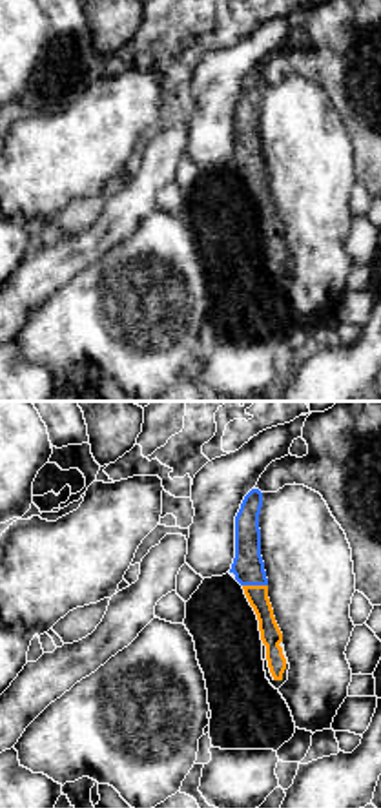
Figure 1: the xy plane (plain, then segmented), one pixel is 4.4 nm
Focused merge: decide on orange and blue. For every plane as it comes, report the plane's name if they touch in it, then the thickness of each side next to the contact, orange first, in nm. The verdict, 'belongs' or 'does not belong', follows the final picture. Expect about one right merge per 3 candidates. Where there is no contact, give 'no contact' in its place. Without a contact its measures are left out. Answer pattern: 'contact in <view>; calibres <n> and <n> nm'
contact in xy; calibres 100 and 140 nm

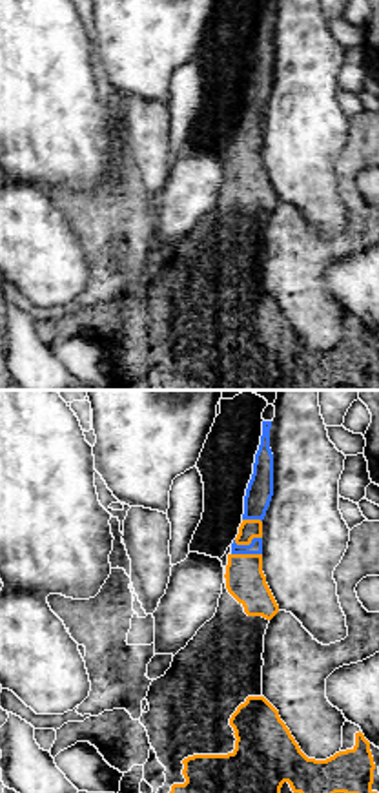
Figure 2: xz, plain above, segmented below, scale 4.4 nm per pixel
contact in xz; calibres 90 and 60 nm

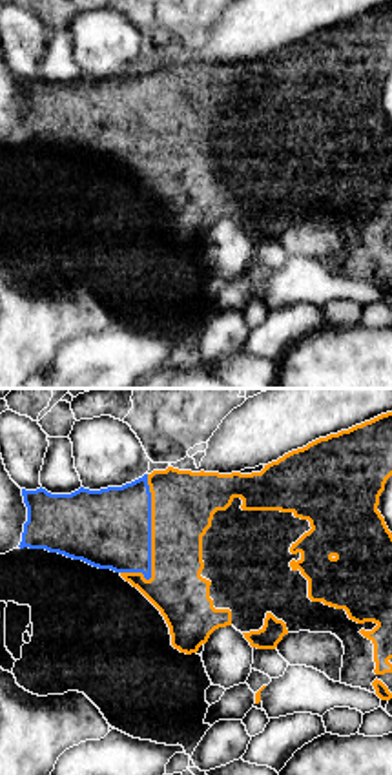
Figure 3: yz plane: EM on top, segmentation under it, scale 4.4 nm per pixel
contact in yz; calibres 280 and 360 nm

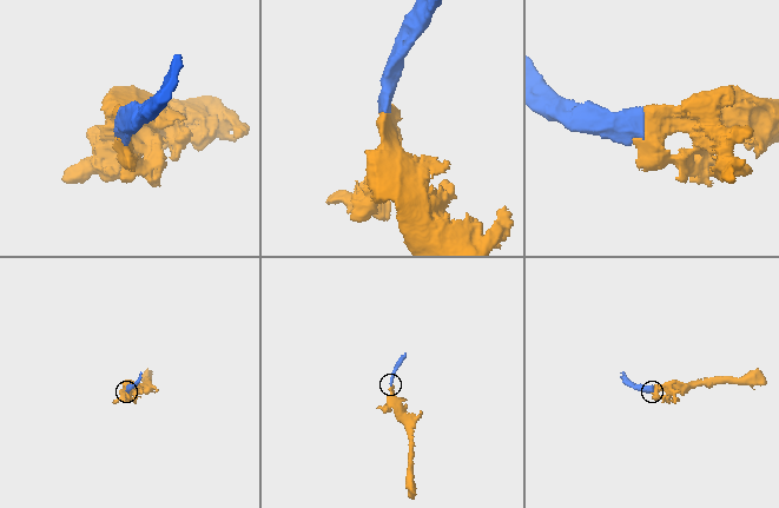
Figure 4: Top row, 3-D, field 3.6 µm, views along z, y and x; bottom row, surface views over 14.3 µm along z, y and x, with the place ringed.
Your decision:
belongs

